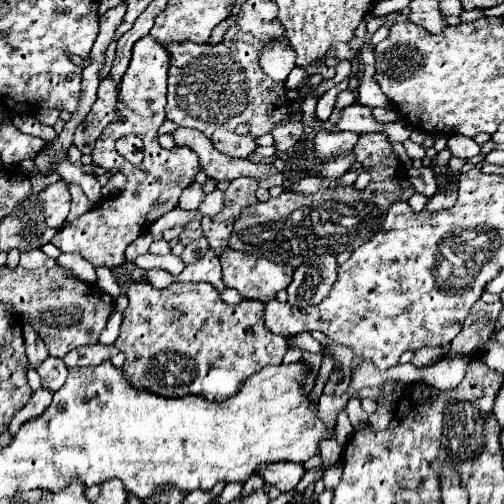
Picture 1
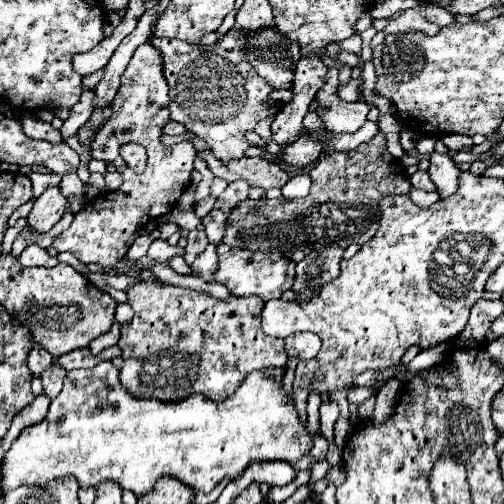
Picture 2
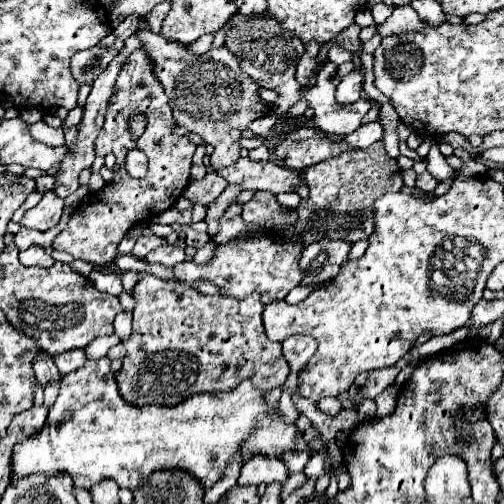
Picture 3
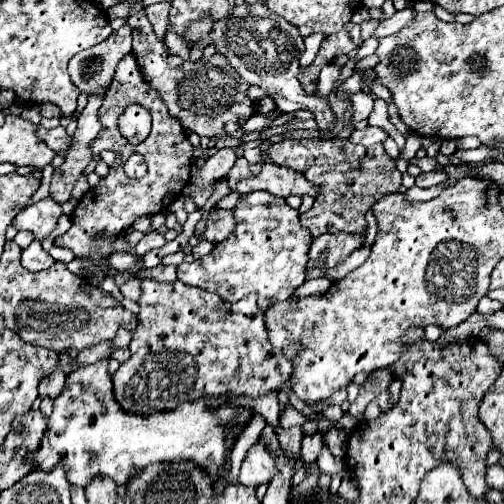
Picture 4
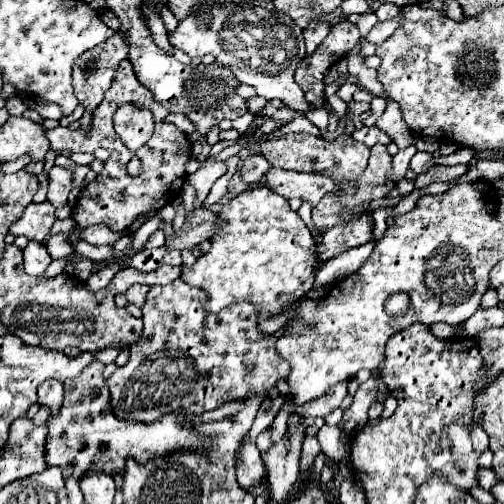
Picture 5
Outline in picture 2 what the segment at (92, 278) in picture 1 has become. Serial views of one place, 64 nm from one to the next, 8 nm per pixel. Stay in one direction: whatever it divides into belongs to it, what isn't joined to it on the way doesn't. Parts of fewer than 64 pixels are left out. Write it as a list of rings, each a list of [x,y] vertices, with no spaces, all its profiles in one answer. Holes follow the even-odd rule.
[[[63,252],[63,253],[58,253],[56,256],[58,261],[60,262],[66,262],[66,264],[70,264],[70,266],[74,266],[80,274],[84,274],[84,276],[88,276],[88,272],[84,270],[84,264],[76,258],[76,256],[72,256],[69,252]]]

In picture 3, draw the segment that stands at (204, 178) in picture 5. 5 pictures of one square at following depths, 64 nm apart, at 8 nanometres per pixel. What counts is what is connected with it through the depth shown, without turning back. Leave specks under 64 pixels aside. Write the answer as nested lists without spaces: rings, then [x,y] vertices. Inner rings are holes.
[[[142,16],[136,36],[140,36],[142,48],[152,60],[152,72],[156,72],[156,80],[160,80],[166,96],[170,98],[168,104],[176,122],[214,146],[214,154],[210,156],[210,172],[236,164],[240,158],[238,140],[242,130],[246,130],[252,120],[270,112],[270,106],[258,96],[260,84],[240,70],[236,56],[224,46],[202,56],[194,56],[188,46],[164,40],[164,36],[154,34]],[[212,94],[224,96],[212,98]]]

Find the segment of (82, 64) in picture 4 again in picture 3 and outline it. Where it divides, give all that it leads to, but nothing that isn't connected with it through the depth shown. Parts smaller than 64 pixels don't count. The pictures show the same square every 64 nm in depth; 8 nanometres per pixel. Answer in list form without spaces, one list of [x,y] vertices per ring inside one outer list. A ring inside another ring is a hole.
[[[126,16],[118,28],[114,28],[100,44],[84,52],[76,52],[70,62],[70,72],[78,84],[92,84],[98,74],[108,68],[116,58],[116,52],[124,48],[124,40],[138,30],[138,16]]]

